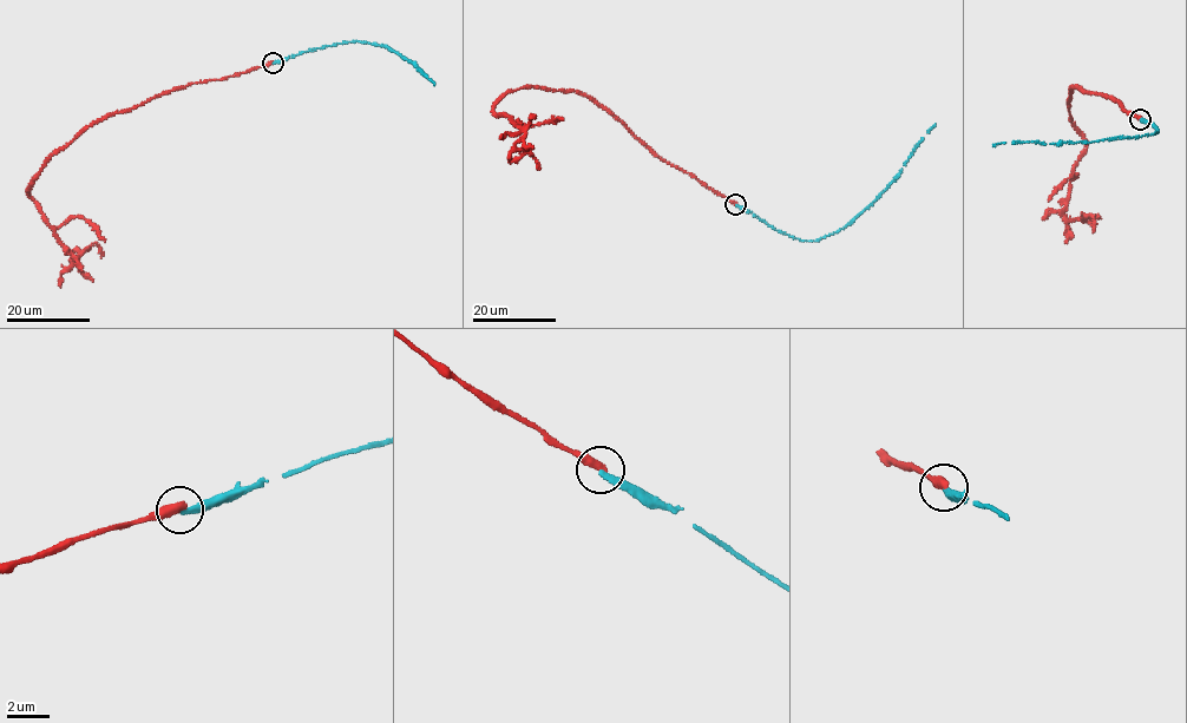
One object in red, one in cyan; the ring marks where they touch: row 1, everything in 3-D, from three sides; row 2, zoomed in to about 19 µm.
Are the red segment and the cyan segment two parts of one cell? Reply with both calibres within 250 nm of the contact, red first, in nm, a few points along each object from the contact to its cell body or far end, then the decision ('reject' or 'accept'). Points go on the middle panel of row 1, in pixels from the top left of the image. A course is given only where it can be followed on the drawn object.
480/240 nm | red via (735, 204), (574, 91), (531, 86), (496, 104), (497, 117), (523, 131), (515, 146), (537, 169) | cyan via (735, 204), (775, 230), (807, 242), (820, 240), (843, 229), (873, 203), (935, 124) | reject

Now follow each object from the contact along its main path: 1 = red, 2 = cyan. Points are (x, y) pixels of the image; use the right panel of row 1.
1: (1140, 118), (1107, 94), (1071, 87), (1071, 123), (1086, 152), (1071, 173), (1063, 216), (1092, 215), (1093, 232)
2: (1140, 118), (1155, 126), (1156, 133), (1094, 142), (1011, 142), (992, 146)

